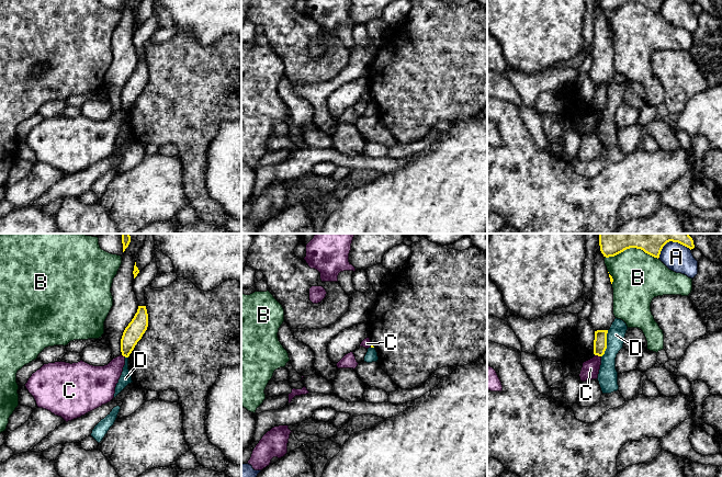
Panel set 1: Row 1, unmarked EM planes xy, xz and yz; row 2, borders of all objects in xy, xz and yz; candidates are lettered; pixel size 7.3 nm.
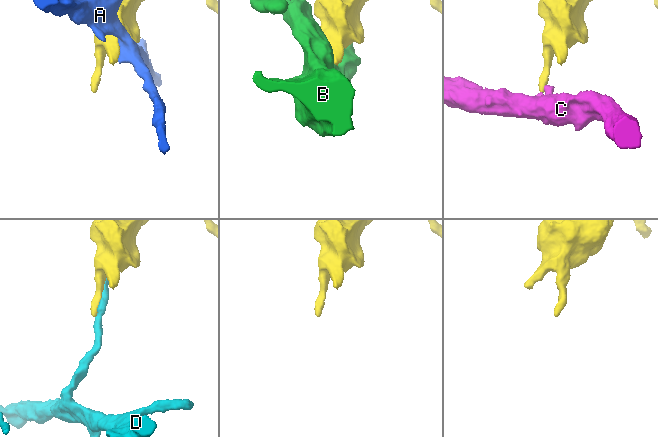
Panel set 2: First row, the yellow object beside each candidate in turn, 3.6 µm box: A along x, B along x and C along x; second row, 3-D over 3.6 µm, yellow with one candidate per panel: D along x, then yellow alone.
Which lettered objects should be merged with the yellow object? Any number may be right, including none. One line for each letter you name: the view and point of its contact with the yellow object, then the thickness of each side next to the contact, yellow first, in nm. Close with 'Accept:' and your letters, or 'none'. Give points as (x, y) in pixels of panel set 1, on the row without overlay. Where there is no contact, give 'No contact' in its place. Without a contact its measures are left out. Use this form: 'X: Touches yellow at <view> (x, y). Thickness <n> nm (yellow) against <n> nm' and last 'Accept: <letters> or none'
Accept: none

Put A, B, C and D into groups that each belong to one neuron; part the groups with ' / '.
A / B / C / D

